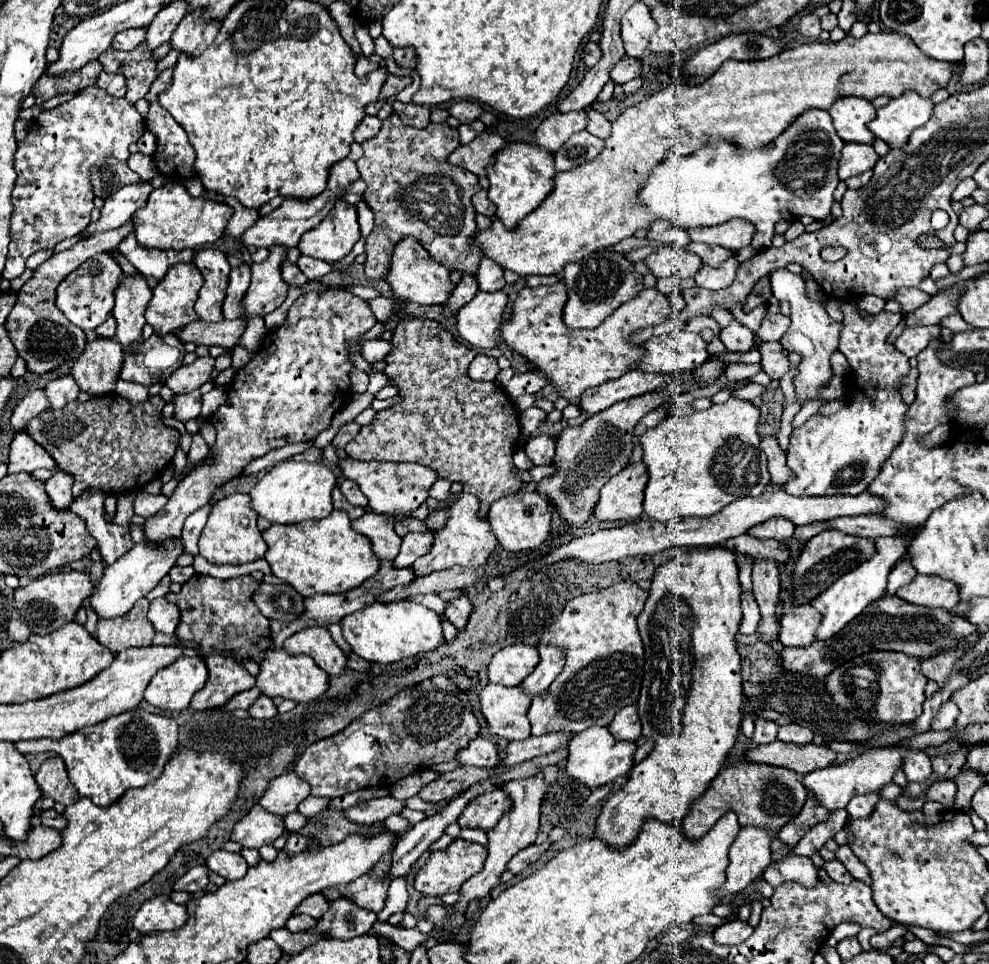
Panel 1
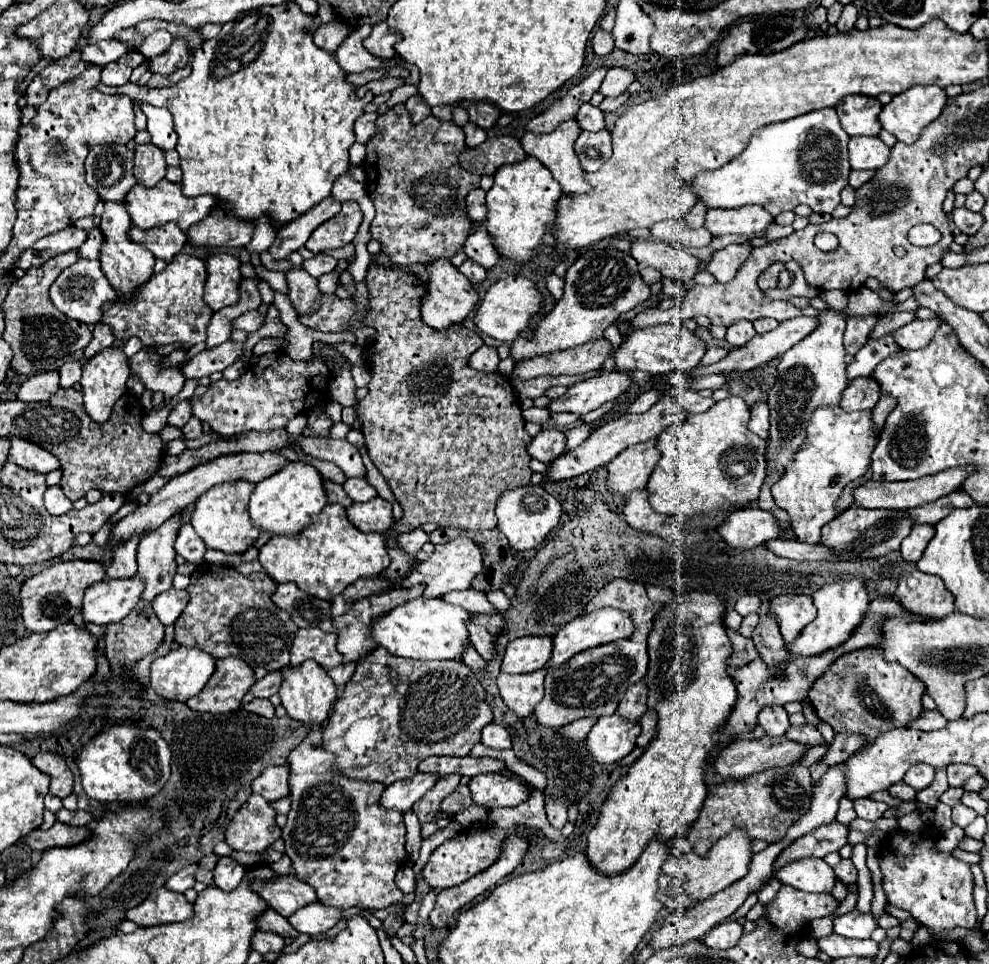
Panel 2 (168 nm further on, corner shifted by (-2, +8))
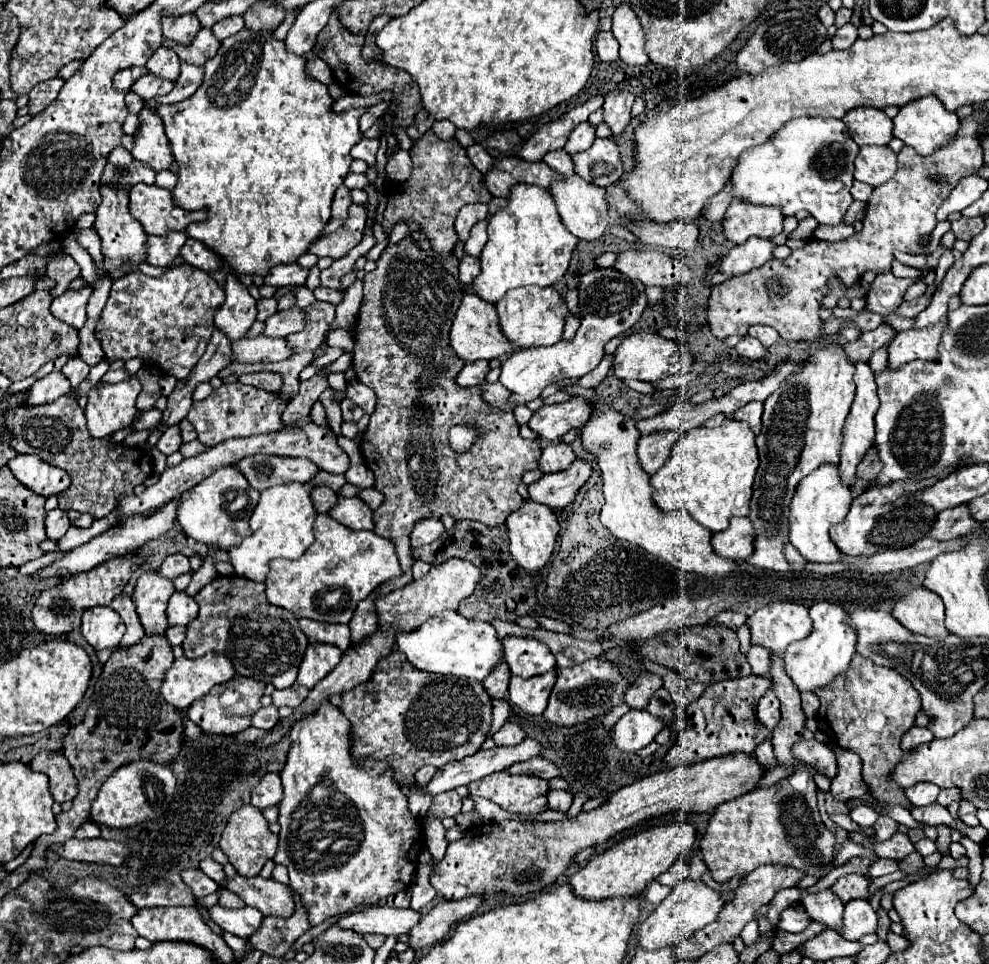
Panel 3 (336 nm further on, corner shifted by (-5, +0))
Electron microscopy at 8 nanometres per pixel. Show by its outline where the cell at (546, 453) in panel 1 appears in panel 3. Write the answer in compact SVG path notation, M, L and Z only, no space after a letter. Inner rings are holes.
M552 442L540 456L540 470L546 472L560 472L568 468L576 460L570 444L564 442Z

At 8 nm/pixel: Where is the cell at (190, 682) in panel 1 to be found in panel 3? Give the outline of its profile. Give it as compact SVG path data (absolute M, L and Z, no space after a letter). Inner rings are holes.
M214 652L214 654L206 654L202 658L194 658L194 660L182 656L182 658L174 660L172 668L166 672L166 678L162 682L160 692L168 704L172 704L178 710L186 710L194 700L200 700L202 696L206 696L212 686L224 684L226 680L232 680L234 674L236 674L234 666L224 654Z

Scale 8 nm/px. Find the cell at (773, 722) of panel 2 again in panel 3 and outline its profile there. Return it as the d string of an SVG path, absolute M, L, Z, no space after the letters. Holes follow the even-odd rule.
M774 686L768 688L768 692L758 700L756 704L756 714L758 714L758 720L768 728L768 730L774 730L778 720L780 720L780 702L776 698L776 692L774 692Z

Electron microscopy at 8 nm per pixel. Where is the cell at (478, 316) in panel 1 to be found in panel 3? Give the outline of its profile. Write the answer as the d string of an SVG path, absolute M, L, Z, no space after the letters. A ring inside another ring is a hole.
M516 288L506 292L506 296L496 304L502 332L506 332L506 338L510 338L520 348L530 346L552 346L558 340L562 340L564 322L568 312L568 306L564 298L554 288Z

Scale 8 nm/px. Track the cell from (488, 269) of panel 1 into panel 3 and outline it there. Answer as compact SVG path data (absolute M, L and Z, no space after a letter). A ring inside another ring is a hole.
M488 218L482 220L482 222L478 222L478 224L474 224L474 228L472 228L472 232L470 232L470 238L468 238L468 242L464 244L464 252L468 252L468 254L474 256L474 258L480 256L484 244L486 244L486 240L488 240L488 236L486 236L486 226L488 226Z

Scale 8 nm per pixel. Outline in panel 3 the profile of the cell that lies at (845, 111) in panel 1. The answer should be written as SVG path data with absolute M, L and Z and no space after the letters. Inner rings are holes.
M856 108L844 118L850 136L858 146L888 144L892 140L892 120L878 108Z

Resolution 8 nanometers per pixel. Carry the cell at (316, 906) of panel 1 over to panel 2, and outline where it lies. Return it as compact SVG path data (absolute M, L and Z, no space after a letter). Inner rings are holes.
M283 876L269 882L255 882L253 890L267 900L267 904L281 916L289 918L301 906L317 902L315 890L297 876Z

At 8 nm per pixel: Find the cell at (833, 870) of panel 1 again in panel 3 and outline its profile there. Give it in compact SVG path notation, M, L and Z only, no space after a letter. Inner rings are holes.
M848 874L848 876L838 878L836 884L832 884L830 890L842 900L842 904L846 904L854 898L870 898L872 896L870 882L864 876L858 876L858 874Z

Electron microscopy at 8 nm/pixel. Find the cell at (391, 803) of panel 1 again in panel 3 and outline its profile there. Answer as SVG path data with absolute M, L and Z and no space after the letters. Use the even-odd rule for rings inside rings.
M526 736L526 738L524 738L520 744L516 744L516 746L508 746L508 748L504 748L504 746L494 746L492 750L478 750L474 756L468 756L468 758L464 758L464 760L450 762L450 764L442 766L442 768L434 774L434 778L432 778L426 786L422 786L422 788L424 788L426 792L430 792L432 796L436 796L436 794L440 794L440 792L454 790L454 788L458 788L458 786L468 786L470 782L476 782L476 780L480 780L480 778L484 778L484 776L488 776L488 774L500 772L502 768L508 768L508 766L512 766L512 764L516 764L516 762L524 762L524 760L536 758L540 752L542 752L540 742L534 740L534 738L530 738L530 736Z

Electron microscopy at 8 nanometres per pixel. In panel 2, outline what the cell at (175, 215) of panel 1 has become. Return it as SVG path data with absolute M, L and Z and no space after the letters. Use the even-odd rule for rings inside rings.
M159 180L153 188L143 188L143 186L135 186L129 190L127 194L127 212L131 216L133 226L141 228L141 230L151 230L157 226L163 226L165 222L175 222L183 232L187 232L193 224L205 220L207 216L211 216L211 212L217 208L217 198L203 194L203 196L195 196L189 198L181 192L181 184L173 184L169 180Z

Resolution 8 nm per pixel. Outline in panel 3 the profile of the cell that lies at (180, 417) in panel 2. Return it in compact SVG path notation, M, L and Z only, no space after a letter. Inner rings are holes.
M174 426L174 428L168 428L168 430L160 436L160 440L158 440L158 450L164 452L166 456L170 456L170 454L178 452L180 444L182 444L182 440L180 440L180 436L178 436L178 426Z

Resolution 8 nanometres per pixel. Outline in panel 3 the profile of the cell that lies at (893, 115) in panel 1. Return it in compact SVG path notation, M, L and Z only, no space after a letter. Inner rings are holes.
M926 96L922 100L914 100L900 108L898 116L894 118L894 136L900 138L906 146L912 146L918 154L930 156L938 148L950 144L960 128L960 120L954 112L948 112L944 104L936 96Z

